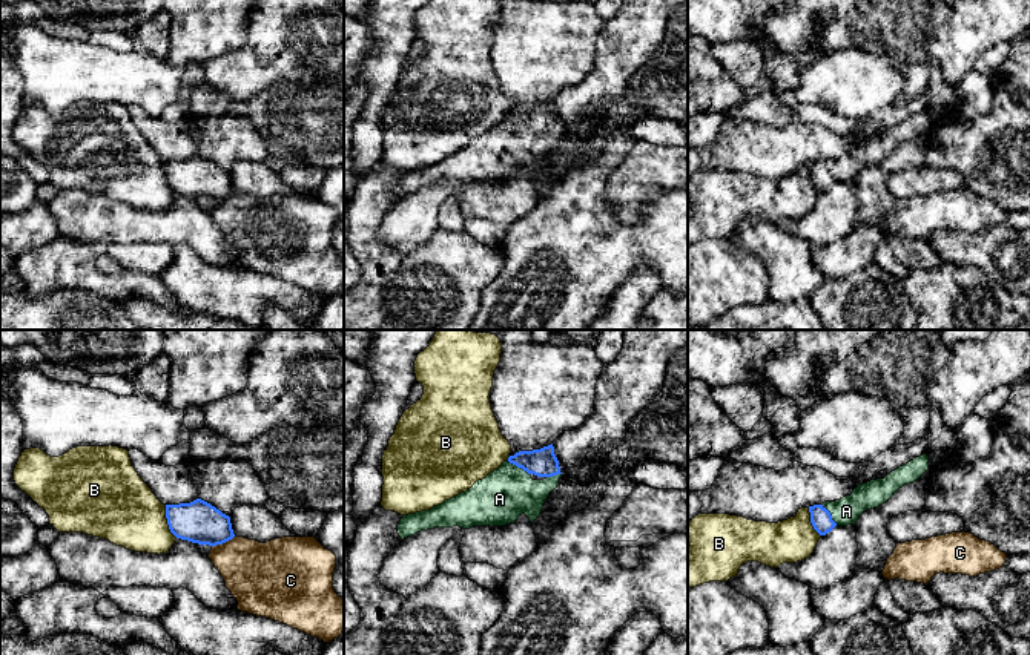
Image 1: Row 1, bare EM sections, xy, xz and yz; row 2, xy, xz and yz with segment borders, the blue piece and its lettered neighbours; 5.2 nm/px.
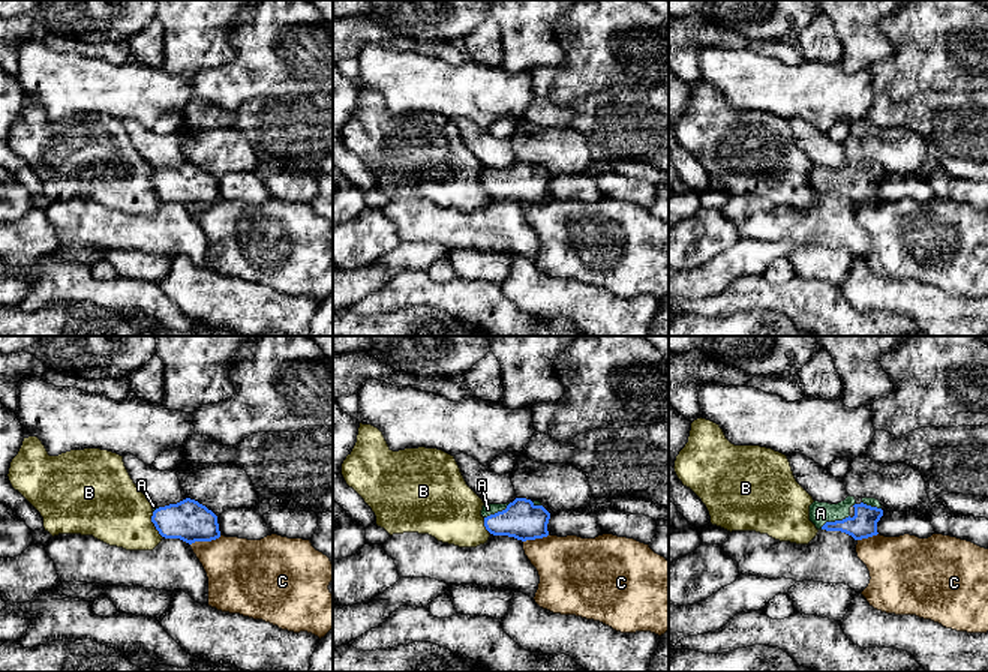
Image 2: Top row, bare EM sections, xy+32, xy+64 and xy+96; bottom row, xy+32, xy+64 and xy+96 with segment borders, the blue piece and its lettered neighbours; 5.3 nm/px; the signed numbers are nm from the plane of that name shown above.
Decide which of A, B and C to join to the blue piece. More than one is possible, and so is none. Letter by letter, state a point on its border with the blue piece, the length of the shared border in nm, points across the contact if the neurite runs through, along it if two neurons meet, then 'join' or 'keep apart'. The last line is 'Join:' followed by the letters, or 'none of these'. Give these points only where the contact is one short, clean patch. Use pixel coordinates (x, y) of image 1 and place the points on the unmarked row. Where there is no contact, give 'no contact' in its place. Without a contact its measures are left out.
A: contact yz (831, 172); length 140 nm; way yz (822, 177), (831, 172), (846, 167); join
B: contact xy (168, 178); length 190 nm; keep apart
C: contact xy (223, 198); length 140 nm; keep apart
Join: A

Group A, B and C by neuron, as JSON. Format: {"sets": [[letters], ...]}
{"sets": [["A"], ["B"], ["C"]]}

